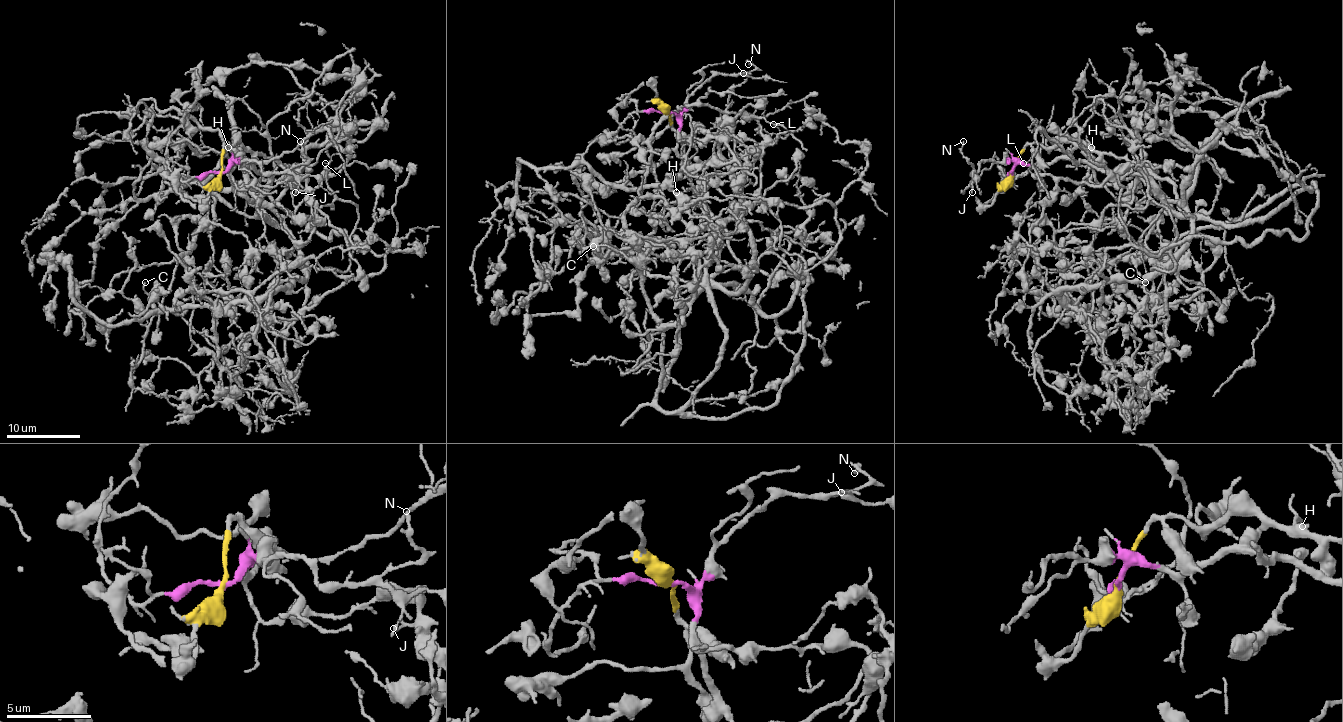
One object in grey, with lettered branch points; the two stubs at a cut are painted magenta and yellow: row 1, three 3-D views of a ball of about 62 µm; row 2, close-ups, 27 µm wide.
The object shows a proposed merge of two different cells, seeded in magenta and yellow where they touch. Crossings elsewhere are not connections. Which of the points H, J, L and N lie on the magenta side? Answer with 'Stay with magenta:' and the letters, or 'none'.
Stay with magenta: J, L, N

